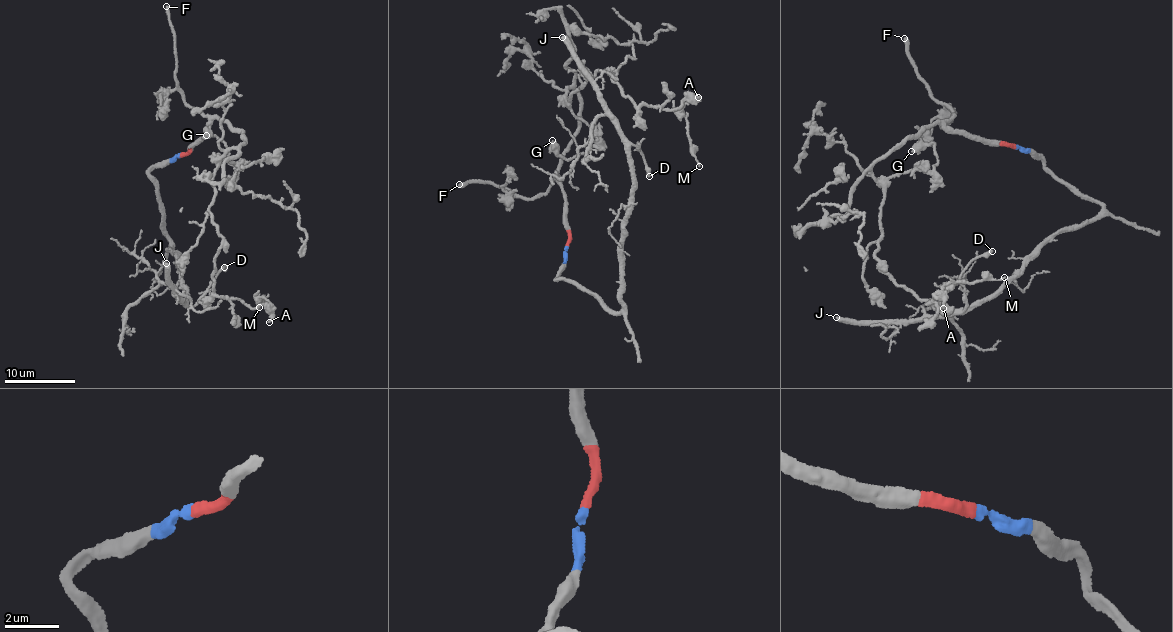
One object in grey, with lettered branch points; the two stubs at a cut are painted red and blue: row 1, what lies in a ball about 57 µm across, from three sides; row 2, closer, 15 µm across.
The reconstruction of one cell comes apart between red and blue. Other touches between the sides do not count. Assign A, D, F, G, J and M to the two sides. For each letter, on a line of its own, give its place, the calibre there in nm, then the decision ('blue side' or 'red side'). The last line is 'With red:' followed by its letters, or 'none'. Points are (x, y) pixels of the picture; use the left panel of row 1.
A: at (269, 322); 180 nm thick; red side
D: at (224, 267); 360 nm thick; blue side
F: at (166, 6); 400 nm thick; red side
G: at (206, 135); 320 nm thick; red side
J: at (166, 263); 440 nm thick; blue side
M: at (259, 307); 130 nm thick; red side
With red: A, F, G, M

